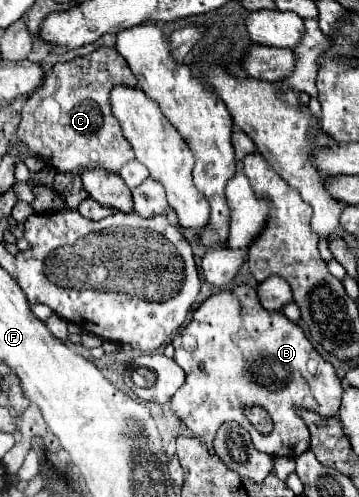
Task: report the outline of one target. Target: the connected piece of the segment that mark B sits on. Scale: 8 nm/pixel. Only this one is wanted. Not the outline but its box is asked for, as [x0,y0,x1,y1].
[170,286,342,458]

